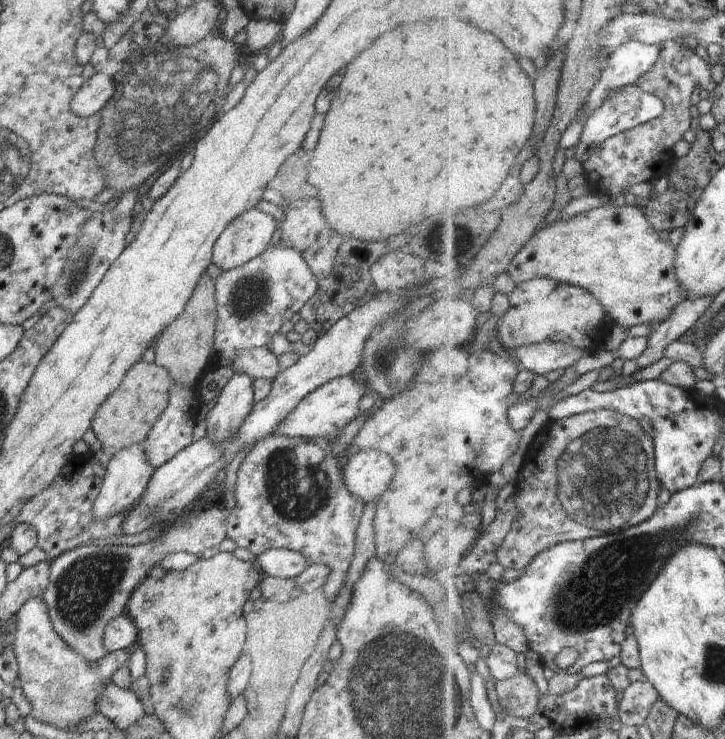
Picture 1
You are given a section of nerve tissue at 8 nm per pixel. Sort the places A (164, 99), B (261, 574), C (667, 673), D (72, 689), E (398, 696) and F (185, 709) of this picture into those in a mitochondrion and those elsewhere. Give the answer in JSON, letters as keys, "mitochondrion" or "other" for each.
{"A":"mitochondrion","B":"other","C":"other","D":"mitochondrion","E":"mitochondrion","F":"mitochondrion"}

